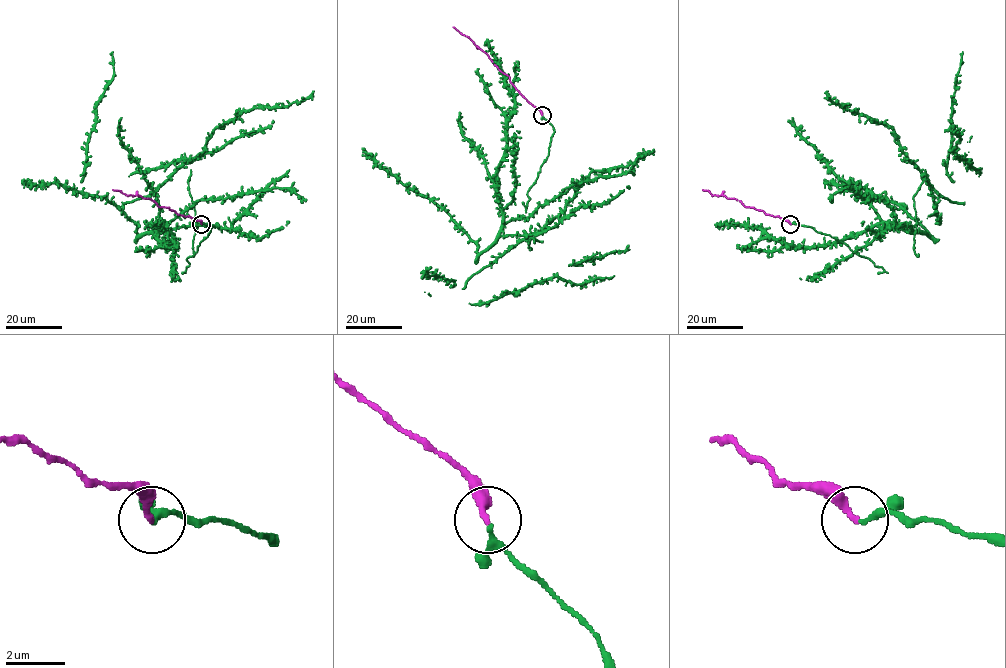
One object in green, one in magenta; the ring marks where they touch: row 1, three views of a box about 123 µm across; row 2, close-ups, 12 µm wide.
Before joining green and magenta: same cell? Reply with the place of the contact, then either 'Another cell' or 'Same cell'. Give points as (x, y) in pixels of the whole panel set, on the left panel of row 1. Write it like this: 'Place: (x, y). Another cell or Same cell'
Place: (201, 224). Same cell

